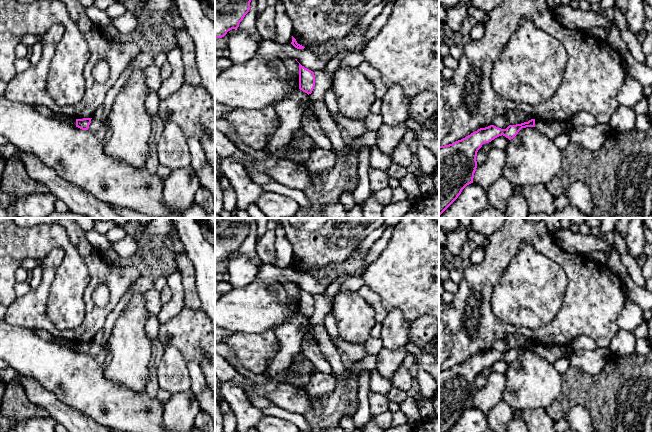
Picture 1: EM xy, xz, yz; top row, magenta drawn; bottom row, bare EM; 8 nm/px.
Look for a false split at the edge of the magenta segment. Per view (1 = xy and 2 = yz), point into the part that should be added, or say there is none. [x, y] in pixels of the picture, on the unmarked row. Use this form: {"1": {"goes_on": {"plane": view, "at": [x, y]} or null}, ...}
{"1": {"goes_on": null}, "2": {"goes_on": null}}

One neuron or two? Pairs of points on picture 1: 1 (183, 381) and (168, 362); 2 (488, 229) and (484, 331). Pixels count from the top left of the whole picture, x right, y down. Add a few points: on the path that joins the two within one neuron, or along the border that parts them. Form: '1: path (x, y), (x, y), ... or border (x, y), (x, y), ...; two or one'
1: path (178, 376), (172, 370), (172, 367); one
2: border (500, 228), (488, 237); two

